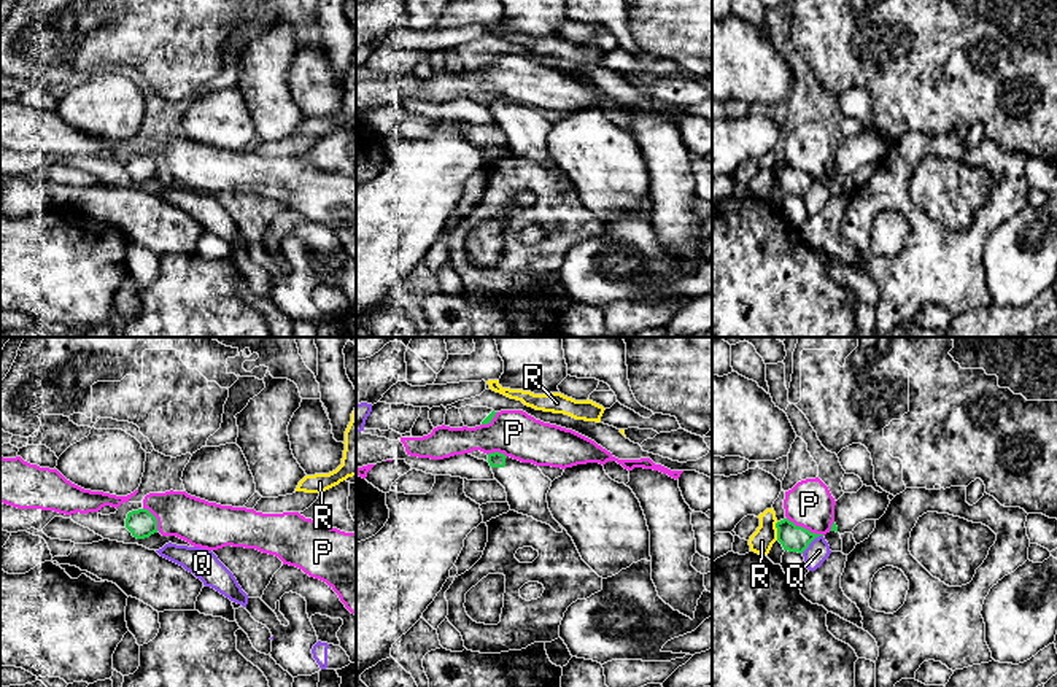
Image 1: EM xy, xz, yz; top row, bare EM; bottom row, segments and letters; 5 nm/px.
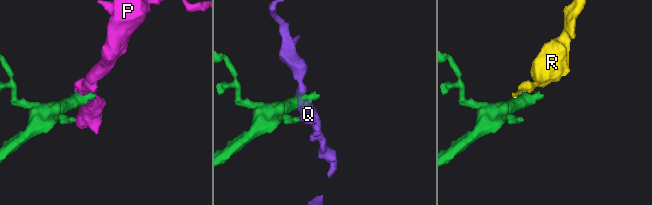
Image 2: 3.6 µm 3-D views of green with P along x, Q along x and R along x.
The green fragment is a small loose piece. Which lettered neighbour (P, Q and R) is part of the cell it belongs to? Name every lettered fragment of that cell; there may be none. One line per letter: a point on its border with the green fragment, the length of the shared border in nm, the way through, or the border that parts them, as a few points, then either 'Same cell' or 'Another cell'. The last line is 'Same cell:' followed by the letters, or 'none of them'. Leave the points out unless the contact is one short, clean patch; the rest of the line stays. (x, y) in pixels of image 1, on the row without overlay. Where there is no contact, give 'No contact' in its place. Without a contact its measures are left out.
P: Touches green at yz (805, 172). Shared border 220 nm. Another cell
Q: Touches green at yz (811, 185). Shared border 140 nm. Another cell
R: Touches green at yz (778, 175). Shared border 100 nm. Boundary: yz (778, 166), (776, 183). Another cell
Same cell: none of them

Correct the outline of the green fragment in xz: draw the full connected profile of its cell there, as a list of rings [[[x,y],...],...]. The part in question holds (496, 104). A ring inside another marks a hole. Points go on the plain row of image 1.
[[[499,95],[488,97],[488,107],[494,122],[505,132],[510,154],[532,161],[550,169],[556,177],[563,177],[547,146],[552,124],[542,118],[539,110],[521,107]]]

